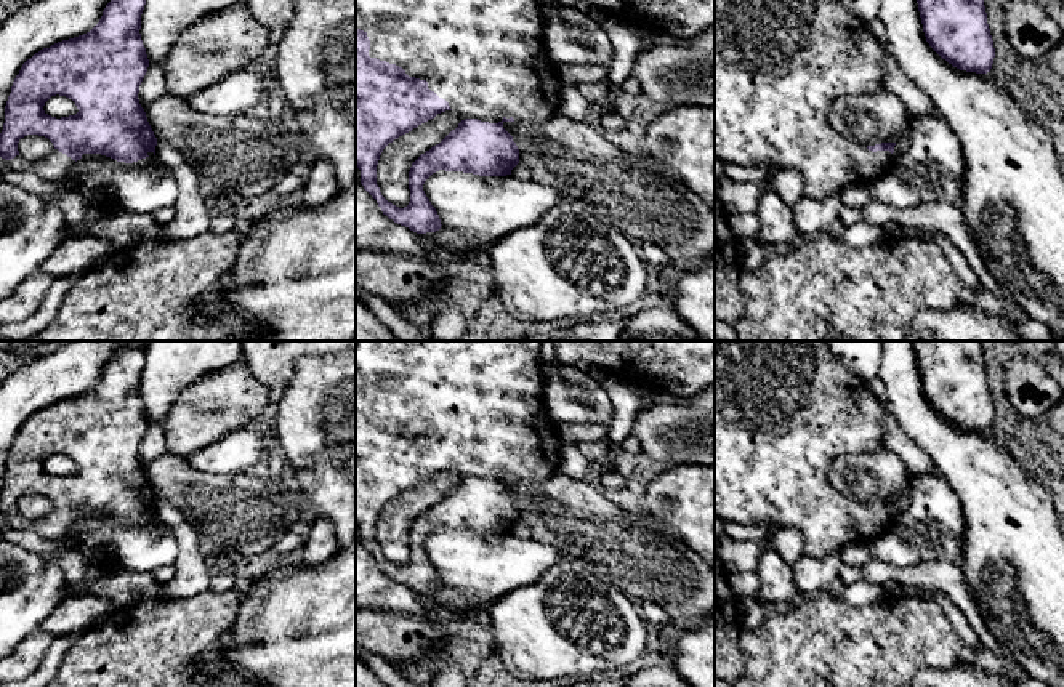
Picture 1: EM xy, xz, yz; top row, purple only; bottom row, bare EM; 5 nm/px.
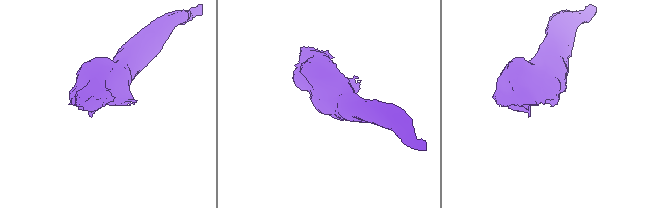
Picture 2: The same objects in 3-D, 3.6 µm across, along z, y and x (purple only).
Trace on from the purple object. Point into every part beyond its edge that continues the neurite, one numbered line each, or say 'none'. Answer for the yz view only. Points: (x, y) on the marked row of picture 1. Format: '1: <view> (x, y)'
1: yz (779, 64)

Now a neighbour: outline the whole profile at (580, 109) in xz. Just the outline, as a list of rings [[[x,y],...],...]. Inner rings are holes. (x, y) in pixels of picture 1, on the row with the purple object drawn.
[[[564,85],[561,90],[559,114],[578,122],[590,122],[596,115],[596,106],[586,101],[577,86]]]

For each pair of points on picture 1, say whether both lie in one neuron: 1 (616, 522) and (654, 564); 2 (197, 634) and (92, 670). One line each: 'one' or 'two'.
1: one
2: one

